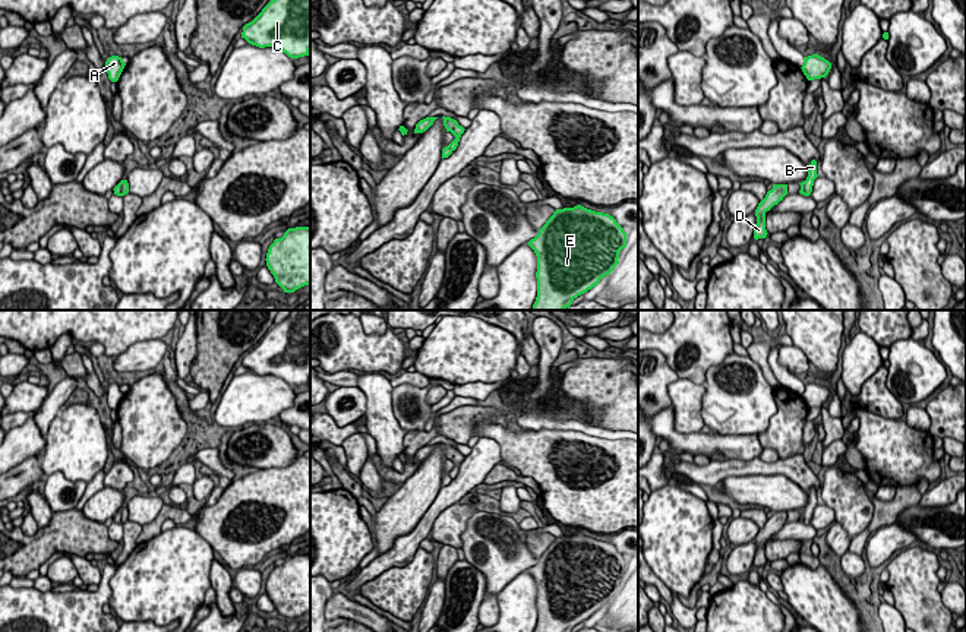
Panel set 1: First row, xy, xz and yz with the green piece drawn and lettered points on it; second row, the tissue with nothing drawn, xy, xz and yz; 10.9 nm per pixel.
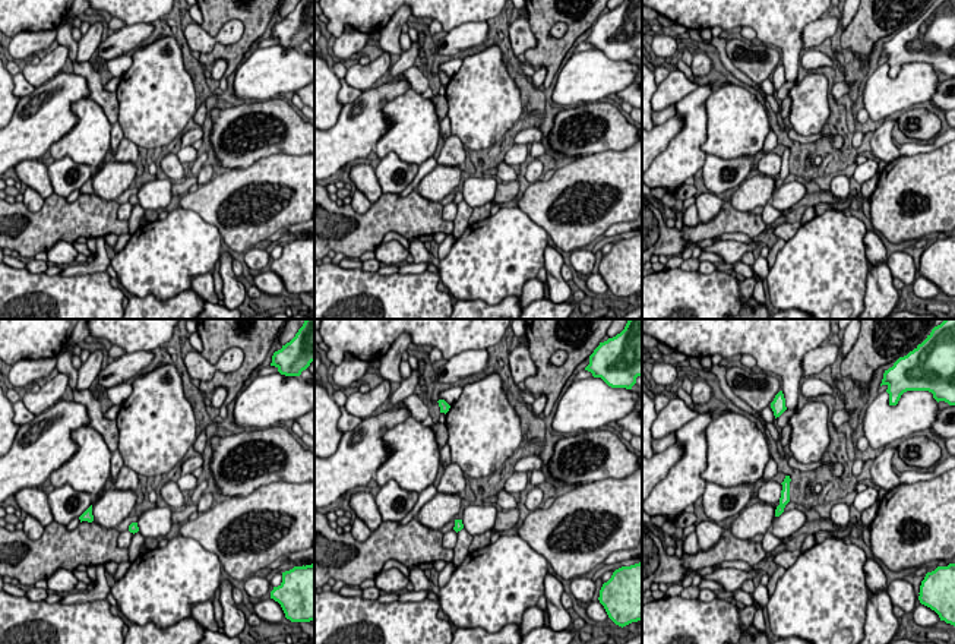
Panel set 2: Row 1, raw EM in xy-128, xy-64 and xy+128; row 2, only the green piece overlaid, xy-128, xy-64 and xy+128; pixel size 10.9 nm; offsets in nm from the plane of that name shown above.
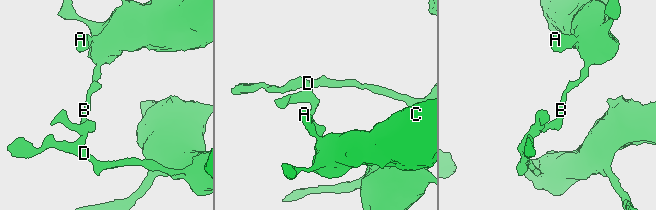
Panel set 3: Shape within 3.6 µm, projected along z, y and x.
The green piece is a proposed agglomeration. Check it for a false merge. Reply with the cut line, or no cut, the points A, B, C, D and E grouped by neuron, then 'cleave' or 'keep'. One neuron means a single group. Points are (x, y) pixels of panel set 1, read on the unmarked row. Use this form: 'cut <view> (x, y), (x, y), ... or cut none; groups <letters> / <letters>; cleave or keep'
cut xy (120, 509), (120, 520), (123, 523); groups A B C / D E; cleave

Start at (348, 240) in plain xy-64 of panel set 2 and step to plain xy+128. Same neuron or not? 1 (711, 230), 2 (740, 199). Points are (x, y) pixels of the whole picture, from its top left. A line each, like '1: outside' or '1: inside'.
1: inside
2: outside

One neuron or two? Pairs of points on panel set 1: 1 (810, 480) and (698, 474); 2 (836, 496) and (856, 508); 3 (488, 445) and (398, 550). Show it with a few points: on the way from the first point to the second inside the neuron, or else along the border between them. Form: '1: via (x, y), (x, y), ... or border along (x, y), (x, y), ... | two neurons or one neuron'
1: via (782, 468), (726, 468) | one neuron
2: via (840, 496), (845, 496), (852, 503) | one neuron
3: via (473, 471), (431, 514), (423, 527) | one neuron

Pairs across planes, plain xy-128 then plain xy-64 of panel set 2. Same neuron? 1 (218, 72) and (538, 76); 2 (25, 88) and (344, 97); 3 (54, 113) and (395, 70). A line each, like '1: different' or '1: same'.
1: same
2: same
3: different

